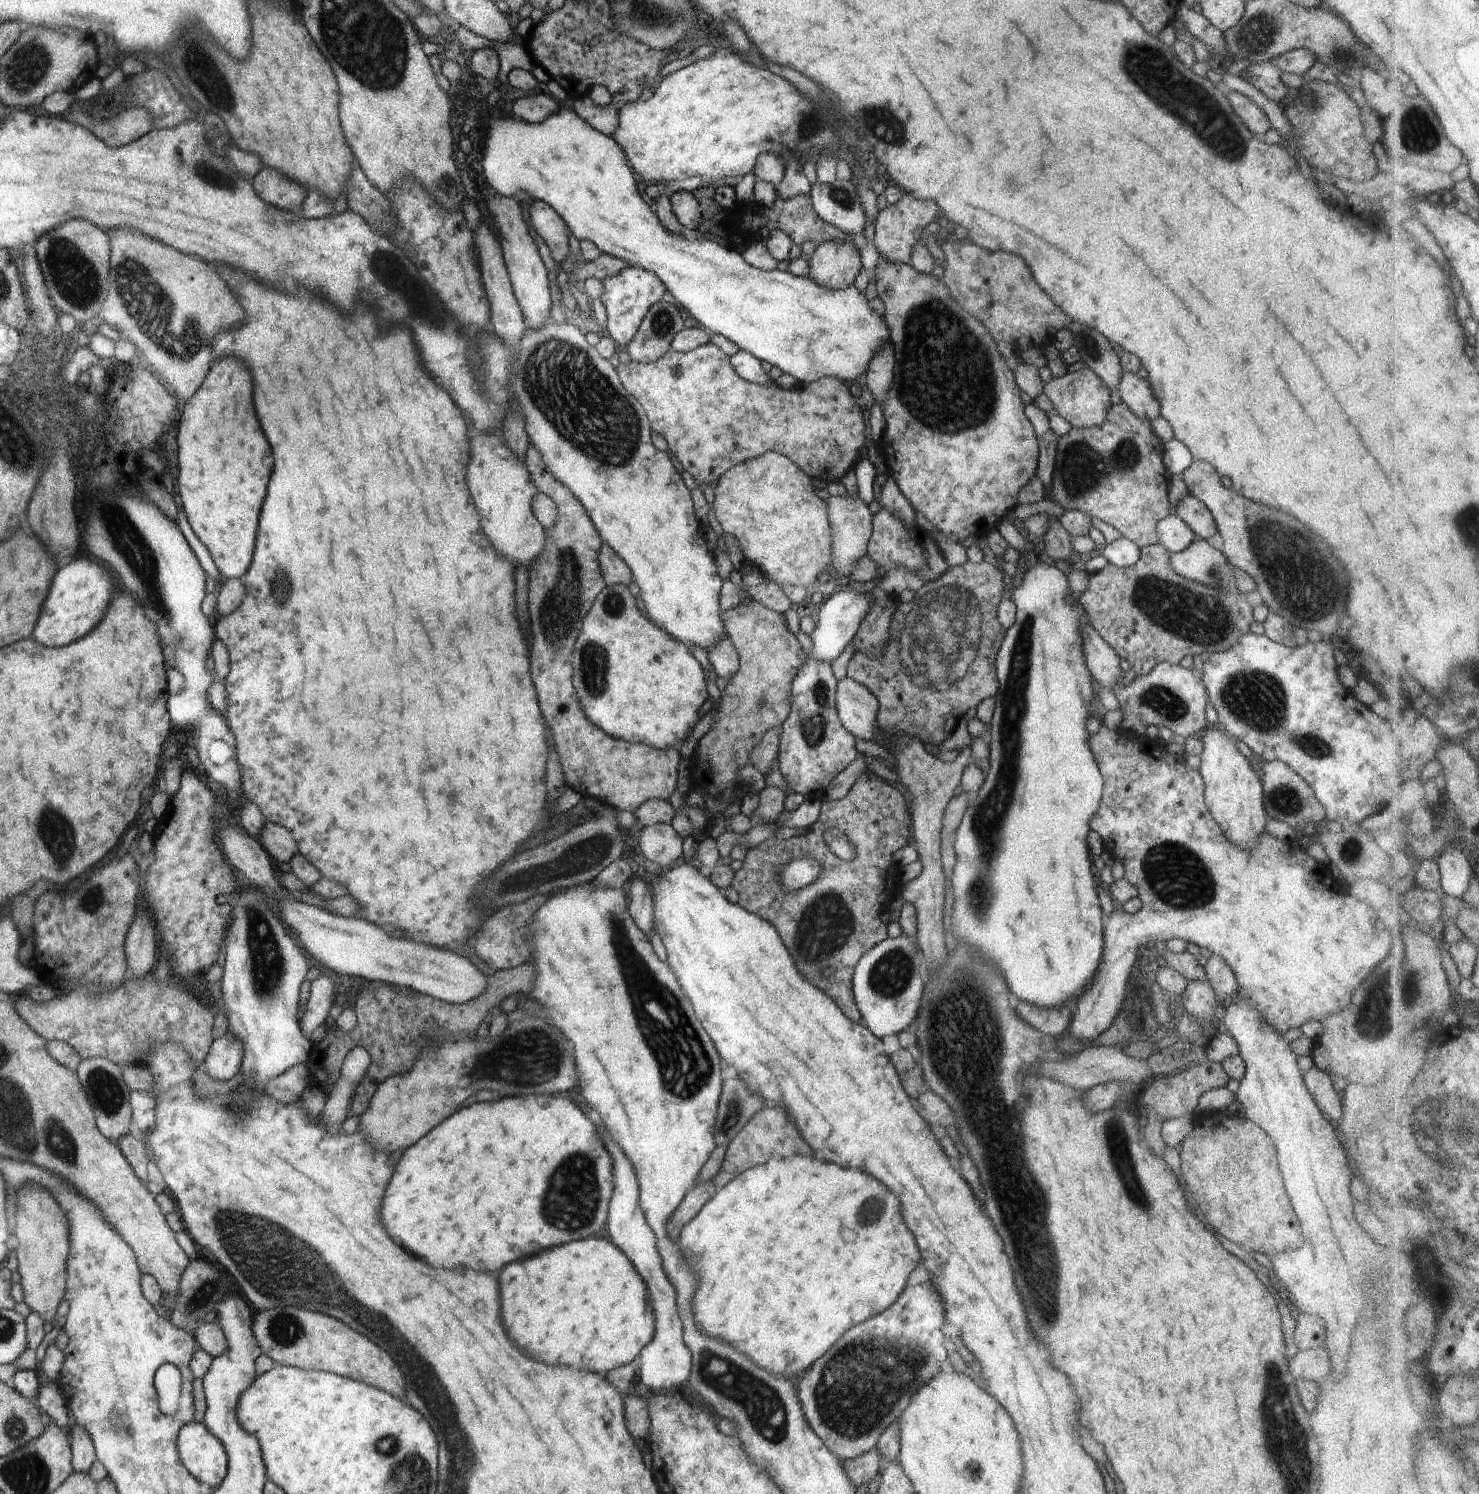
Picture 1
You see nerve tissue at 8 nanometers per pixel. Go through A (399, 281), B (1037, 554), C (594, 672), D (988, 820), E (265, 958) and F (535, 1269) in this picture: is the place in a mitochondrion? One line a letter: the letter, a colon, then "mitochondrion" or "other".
A: mitochondrion
B: other
C: mitochondrion
D: mitochondrion
E: mitochondrion
F: other

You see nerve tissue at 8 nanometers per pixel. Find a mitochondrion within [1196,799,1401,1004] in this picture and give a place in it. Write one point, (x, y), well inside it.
(1351, 851)

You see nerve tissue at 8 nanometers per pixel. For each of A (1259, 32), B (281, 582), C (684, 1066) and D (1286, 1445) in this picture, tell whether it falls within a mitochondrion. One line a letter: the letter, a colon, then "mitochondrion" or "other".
A: mitochondrion
B: mitochondrion
C: mitochondrion
D: mitochondrion

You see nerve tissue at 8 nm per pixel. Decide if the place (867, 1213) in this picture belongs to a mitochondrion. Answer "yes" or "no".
yes

